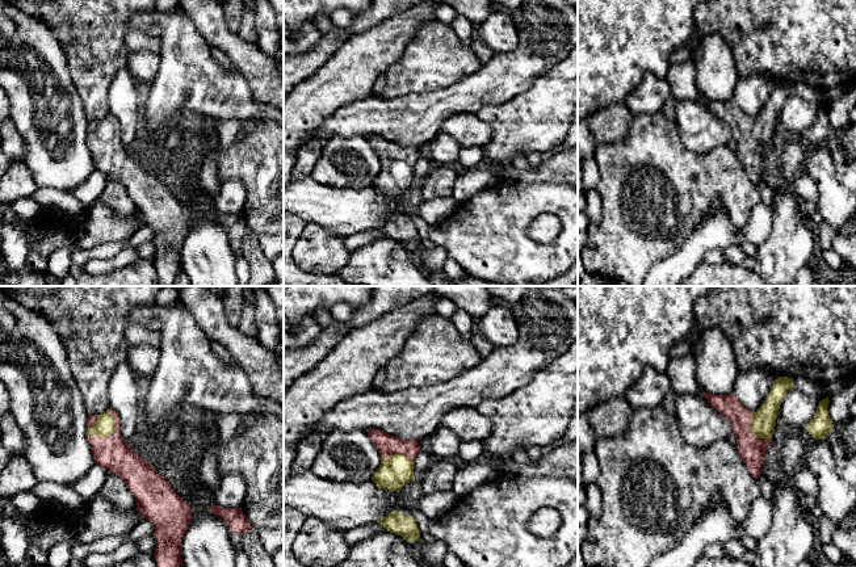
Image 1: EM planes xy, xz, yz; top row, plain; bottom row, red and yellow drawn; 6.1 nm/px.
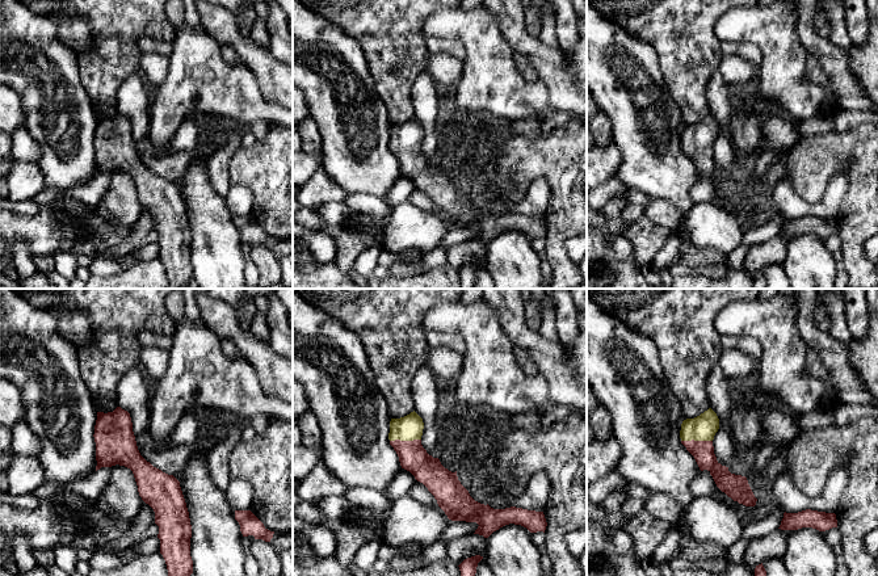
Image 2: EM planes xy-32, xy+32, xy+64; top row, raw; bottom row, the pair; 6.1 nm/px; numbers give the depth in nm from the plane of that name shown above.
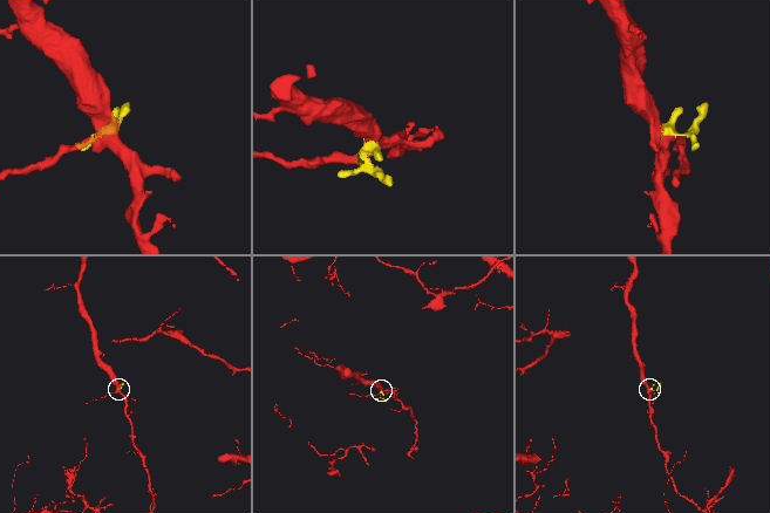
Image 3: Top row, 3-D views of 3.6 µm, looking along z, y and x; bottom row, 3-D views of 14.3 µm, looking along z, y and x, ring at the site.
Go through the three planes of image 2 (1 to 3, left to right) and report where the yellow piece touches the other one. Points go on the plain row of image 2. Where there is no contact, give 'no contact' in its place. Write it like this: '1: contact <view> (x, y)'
1: no contact
2: contact xy+32 (404, 147)
3: contact xy+64 (696, 147)

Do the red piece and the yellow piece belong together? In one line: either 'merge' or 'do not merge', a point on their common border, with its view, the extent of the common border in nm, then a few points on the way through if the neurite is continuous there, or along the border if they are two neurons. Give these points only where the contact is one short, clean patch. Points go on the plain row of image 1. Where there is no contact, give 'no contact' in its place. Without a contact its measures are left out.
merge | xy (110, 141) | 220 nm

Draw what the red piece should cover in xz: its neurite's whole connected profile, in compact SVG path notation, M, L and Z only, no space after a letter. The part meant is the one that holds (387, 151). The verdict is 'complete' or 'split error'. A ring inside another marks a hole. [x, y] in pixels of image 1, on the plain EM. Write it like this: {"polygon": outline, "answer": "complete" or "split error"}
{"polygon": "M377 134L366 138L381 161L381 171L372 186L383 196L402 196L404 190L415 185L414 164L420 158L419 148L390 142Z", "answer": "split error"}

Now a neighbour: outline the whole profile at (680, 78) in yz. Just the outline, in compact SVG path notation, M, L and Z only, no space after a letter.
M692 60L671 64L667 71L666 81L671 89L672 97L676 101L700 98Z

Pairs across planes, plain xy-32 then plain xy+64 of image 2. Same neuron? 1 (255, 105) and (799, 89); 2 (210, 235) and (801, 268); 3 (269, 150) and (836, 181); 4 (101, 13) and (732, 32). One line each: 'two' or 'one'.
1: one
2: one
3: two
4: two

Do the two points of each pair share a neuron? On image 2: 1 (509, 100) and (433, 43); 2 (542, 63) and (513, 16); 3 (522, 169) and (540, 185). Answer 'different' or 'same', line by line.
1: different
2: same
3: different

